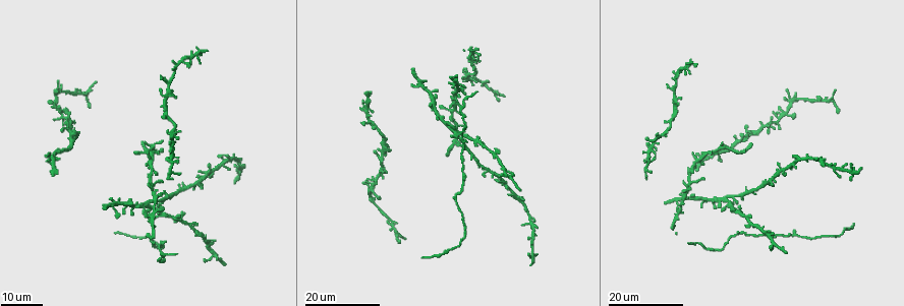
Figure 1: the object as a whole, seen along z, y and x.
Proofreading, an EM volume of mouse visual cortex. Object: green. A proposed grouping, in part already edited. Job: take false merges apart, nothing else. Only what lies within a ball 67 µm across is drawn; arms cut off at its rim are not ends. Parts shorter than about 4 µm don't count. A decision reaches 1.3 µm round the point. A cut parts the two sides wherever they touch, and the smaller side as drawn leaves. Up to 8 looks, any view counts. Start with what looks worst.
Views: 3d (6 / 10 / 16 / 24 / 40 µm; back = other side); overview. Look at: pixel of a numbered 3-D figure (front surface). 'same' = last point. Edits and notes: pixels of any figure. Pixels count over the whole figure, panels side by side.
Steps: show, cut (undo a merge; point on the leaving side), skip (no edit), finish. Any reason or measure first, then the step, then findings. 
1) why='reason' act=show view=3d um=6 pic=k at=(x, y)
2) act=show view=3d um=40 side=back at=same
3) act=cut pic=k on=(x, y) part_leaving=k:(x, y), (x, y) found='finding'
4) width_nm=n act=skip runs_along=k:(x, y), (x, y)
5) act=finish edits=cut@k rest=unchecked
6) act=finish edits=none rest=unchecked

why='three arms meet' act=show view=3d um=16 pic=1 at=(739, 236)

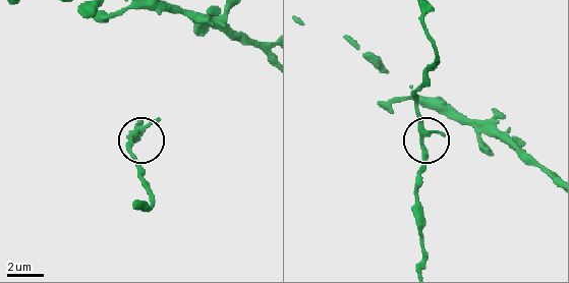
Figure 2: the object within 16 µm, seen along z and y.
act=show view=3d um=10 pic=2 at=(424, 136)

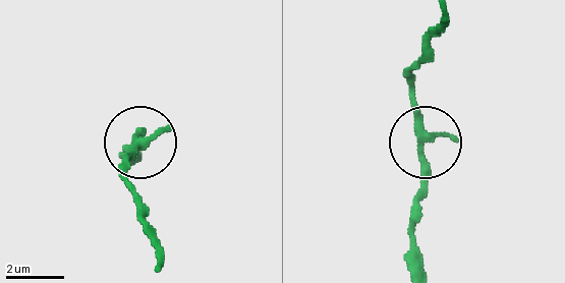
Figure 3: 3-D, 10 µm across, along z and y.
arms=3 act=skip found='all the same cell'

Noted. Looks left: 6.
why='four or more arms meet' act=show view=3d um=24 pic=1 at=(686, 192)

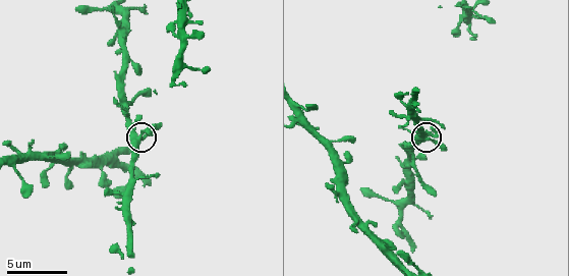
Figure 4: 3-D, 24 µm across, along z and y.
act=show view=3d um=10 pic=4 at=(136, 139)

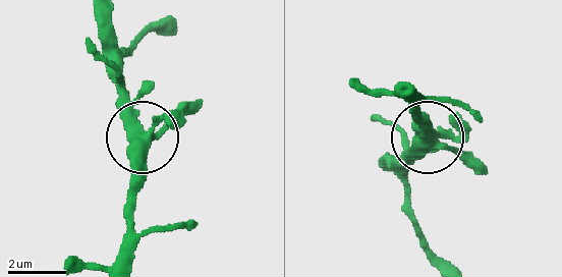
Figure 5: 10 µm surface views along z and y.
act=skip found='one cell here'

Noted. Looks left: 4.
why='side arm on a straight run' act=show view=3d um=10 pic=4 at=(129, 191)

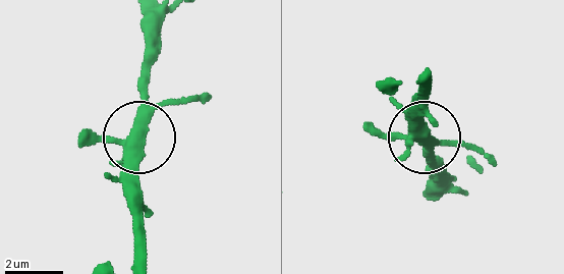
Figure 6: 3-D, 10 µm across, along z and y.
arms=3 act=skip found='one cell here'

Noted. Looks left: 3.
why='three-way junction' act=show view=3d um=24 pic=1 at=(476, 143)

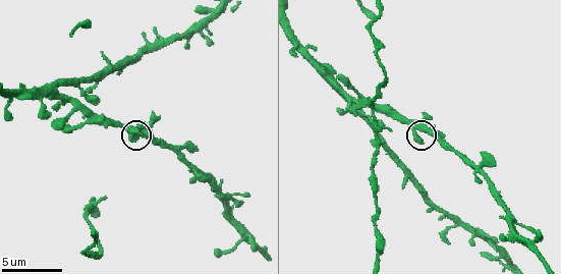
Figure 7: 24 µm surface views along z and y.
why='zoom in' act=show view=3d um=10 pic=7 at=(414, 133)

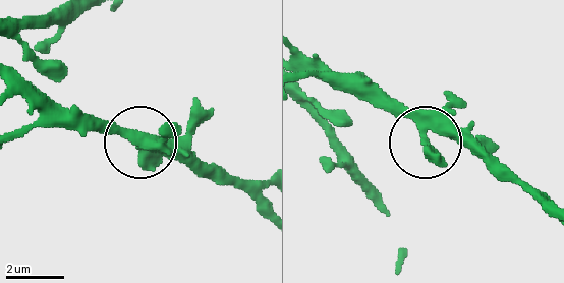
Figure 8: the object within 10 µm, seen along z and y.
act=skip runs_along=8:(302, 63), (397, 107), (427, 136), (463, 133), (483, 146) found='all the same cell'

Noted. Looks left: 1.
act=finish edits=none rest=unchecked

